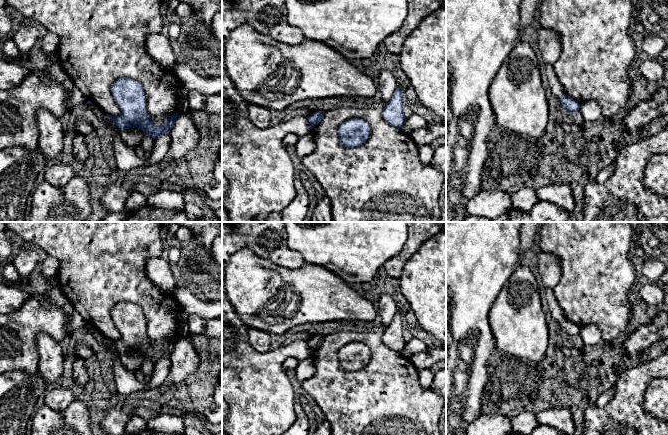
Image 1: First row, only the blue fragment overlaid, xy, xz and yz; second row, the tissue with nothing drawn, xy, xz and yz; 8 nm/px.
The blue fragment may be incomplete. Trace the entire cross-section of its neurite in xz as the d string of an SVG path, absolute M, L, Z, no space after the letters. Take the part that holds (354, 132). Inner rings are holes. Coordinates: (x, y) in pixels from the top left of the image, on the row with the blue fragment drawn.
M351 118L338 128L338 136L342 145L354 148L362 145L369 138L368 123L360 118Z

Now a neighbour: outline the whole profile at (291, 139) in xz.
M289 133L284 137L284 139L282 141L283 146L285 148L287 148L288 146L295 146L297 144L297 142L299 141L299 138L300 138L300 136L298 136L297 134Z

